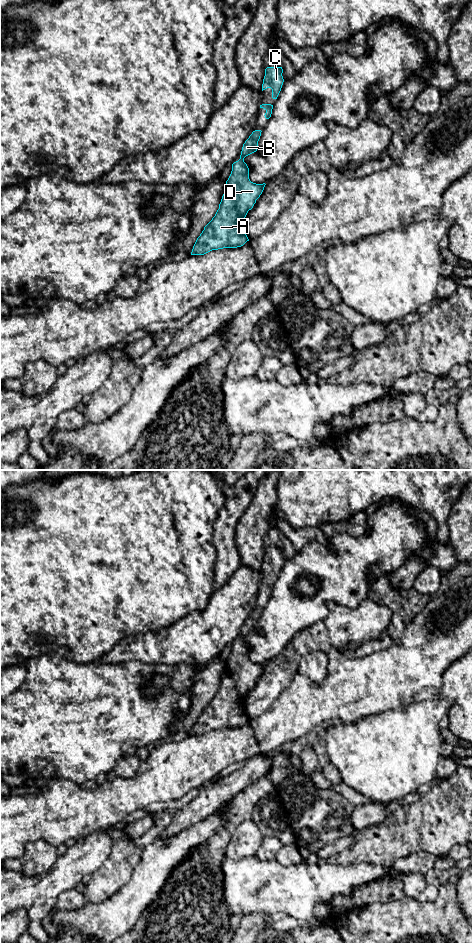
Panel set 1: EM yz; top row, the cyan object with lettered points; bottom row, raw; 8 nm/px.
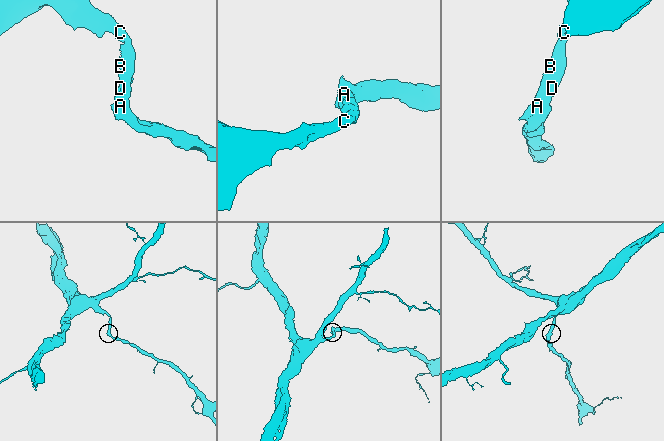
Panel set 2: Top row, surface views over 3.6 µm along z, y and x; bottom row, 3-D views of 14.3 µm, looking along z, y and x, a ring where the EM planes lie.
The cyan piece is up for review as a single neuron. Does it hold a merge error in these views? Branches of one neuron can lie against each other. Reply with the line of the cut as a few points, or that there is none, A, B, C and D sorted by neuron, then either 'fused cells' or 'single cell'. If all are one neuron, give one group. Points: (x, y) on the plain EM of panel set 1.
cut none; groups A B C D; single cell

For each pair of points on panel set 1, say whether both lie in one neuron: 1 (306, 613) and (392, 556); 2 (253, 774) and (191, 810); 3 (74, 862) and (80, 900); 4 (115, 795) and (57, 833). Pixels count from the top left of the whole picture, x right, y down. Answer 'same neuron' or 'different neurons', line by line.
1: same neuron
2: same neuron
3: different neurons
4: same neuron

